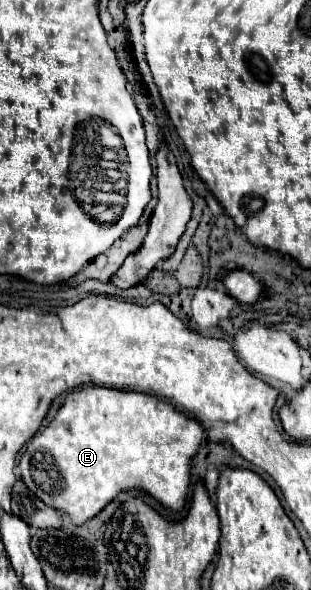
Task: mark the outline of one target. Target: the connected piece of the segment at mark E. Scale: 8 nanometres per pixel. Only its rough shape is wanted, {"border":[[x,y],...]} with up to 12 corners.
{"border":[[69,393],[23,483],[83,525],[121,491],[181,511],[201,425],[169,401]]}

